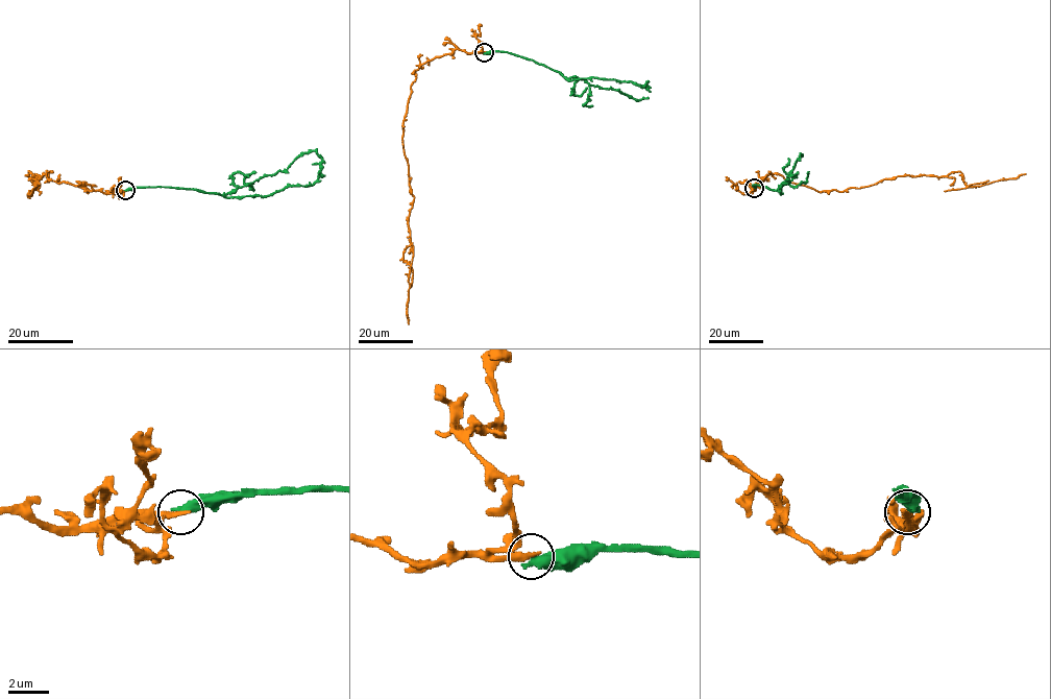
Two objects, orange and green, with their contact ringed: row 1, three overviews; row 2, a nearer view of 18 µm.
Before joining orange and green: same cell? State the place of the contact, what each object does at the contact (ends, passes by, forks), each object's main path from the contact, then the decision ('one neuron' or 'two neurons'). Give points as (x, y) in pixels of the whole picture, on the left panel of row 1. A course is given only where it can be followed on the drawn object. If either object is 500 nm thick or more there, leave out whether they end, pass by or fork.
place (125, 190); orange ends; green ends; course orange (125, 191), (91, 191), (51, 179), (46, 172), (27, 195), (41, 176), (29, 171), (37, 189), (34, 173); course green (125, 191), (159, 187), (196, 189), (228, 197), (269, 195), (288, 187), (311, 186), (321, 170), (319, 154); two neurons

